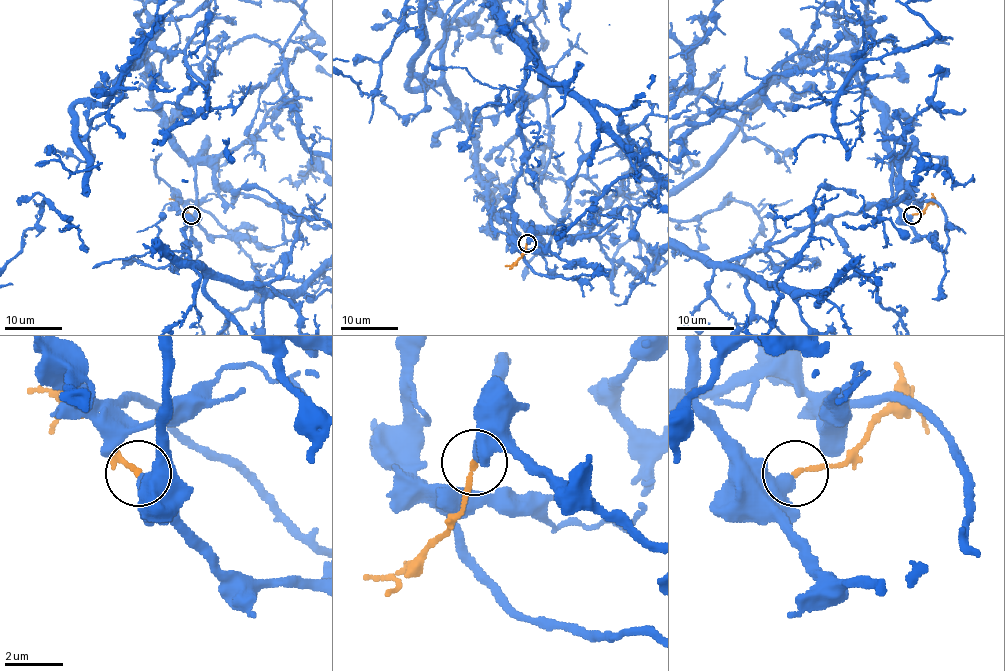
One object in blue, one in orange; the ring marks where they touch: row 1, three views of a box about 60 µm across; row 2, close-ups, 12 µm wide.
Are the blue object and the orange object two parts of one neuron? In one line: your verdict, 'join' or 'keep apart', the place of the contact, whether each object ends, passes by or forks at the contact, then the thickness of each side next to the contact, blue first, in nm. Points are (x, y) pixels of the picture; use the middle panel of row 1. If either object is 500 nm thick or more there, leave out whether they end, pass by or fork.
join | (527, 243) | blue passes by | orange ends | 340/190 nm

